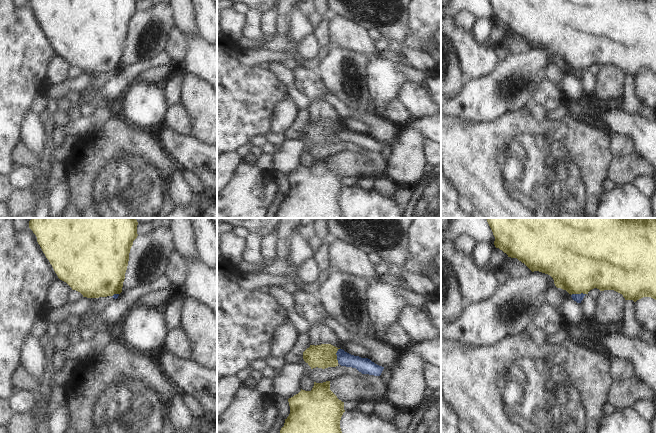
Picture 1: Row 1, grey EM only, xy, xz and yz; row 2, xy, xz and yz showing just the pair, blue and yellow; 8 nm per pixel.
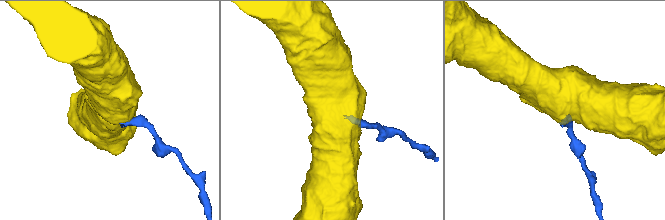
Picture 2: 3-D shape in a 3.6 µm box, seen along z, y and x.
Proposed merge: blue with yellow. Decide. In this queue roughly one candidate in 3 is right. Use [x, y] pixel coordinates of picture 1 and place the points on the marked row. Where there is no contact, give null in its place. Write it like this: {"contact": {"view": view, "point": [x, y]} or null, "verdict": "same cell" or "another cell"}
{"contact": {"view": "xz", "point": [336, 354]}, "verdict": "another cell"}

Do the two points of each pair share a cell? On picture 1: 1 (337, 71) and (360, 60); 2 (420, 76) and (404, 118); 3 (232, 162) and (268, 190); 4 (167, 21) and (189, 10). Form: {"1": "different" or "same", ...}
{"1": "same", "2": "different", "3": "different", "4": "different"}

